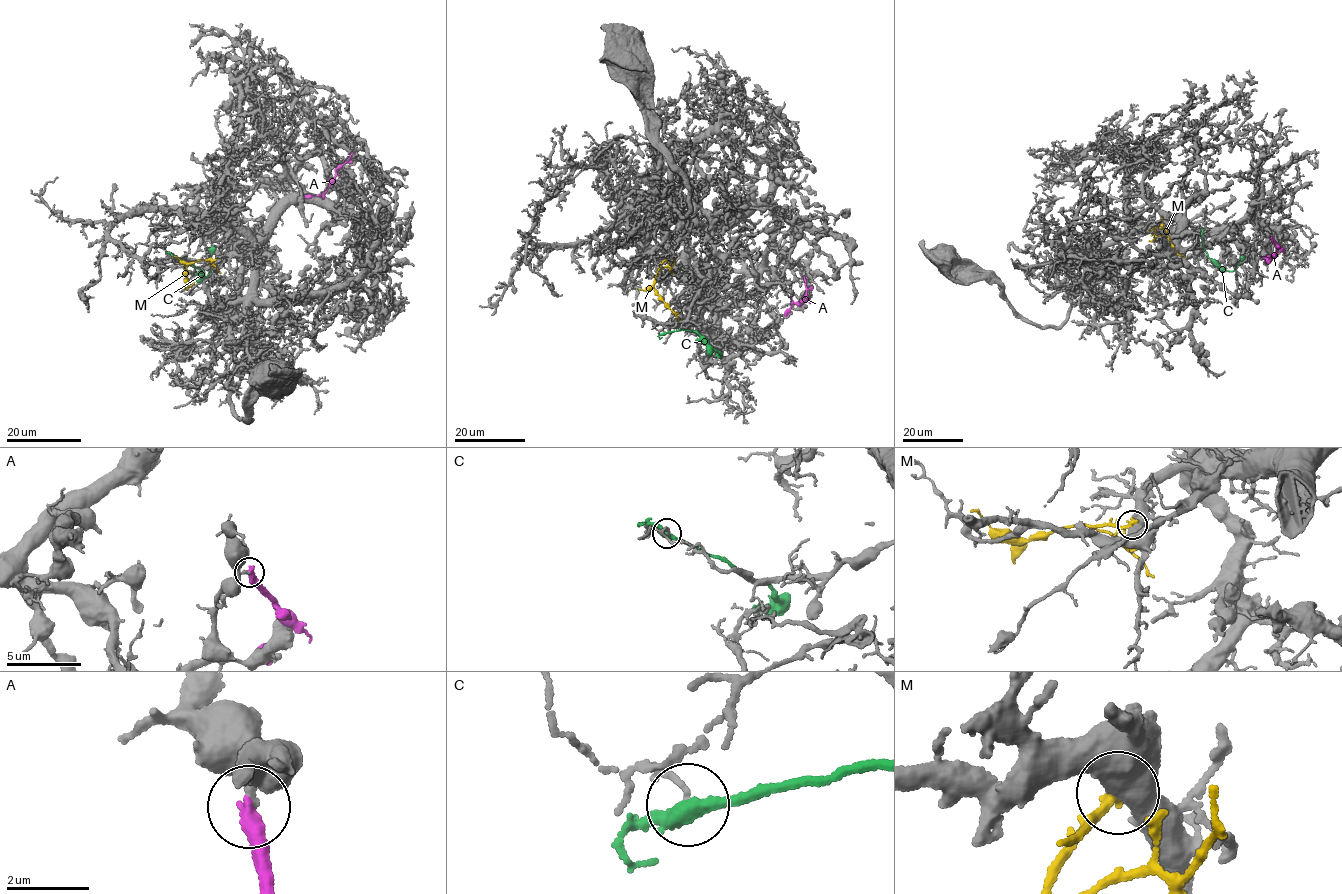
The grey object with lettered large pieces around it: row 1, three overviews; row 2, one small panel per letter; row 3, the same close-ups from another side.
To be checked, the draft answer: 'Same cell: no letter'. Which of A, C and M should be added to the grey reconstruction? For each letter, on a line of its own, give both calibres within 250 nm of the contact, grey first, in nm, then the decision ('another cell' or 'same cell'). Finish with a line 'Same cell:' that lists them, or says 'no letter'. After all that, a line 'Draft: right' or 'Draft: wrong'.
A: 180 nm thick on the grey side, 440 nm on the other; another cell
C: 120 nm thick on the grey side, 360 nm on the other; another cell
M: 550 nm thick on the grey side, 200 nm on the other; another cell
Same cell: no letter
Draft: right

